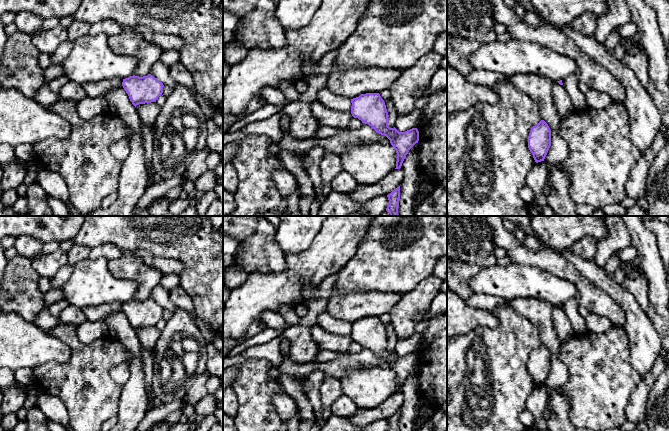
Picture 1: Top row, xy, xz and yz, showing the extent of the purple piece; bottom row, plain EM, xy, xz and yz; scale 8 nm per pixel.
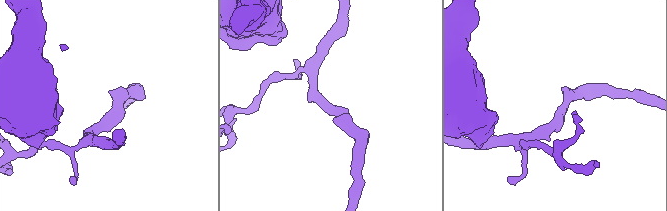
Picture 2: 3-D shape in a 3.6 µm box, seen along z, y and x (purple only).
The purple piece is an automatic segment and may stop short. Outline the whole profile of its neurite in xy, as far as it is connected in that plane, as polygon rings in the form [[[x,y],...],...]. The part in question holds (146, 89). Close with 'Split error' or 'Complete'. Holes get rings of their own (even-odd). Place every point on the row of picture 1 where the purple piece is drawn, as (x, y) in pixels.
[[[153,75],[130,76],[123,79],[122,86],[129,96],[130,101],[136,107],[139,104],[156,102],[163,93],[163,83]]]. Complete

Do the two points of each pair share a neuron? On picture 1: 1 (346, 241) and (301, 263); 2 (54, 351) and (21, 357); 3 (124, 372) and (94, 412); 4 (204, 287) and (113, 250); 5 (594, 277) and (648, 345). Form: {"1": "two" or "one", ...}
{"1": "one", "2": "one", "3": "two", "4": "two", "5": "one"}

